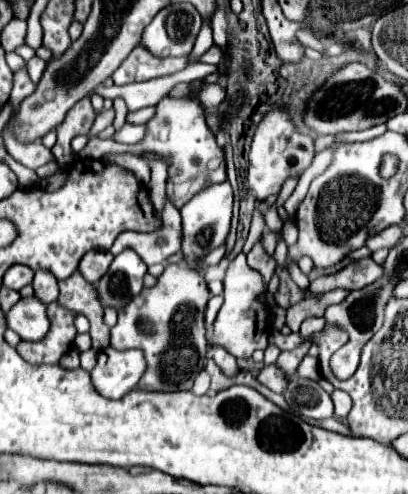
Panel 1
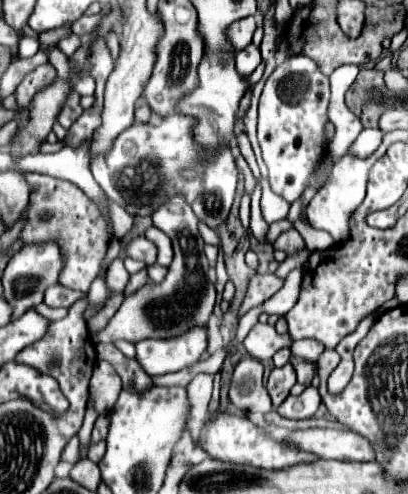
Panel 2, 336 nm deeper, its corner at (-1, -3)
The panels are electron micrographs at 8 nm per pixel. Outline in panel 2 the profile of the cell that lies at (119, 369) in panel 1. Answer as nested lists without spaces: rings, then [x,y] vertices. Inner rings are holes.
[[[193,330],[185,338],[141,340],[135,344],[135,350],[137,362],[149,376],[163,376],[197,364],[207,350],[207,334],[205,330]]]

